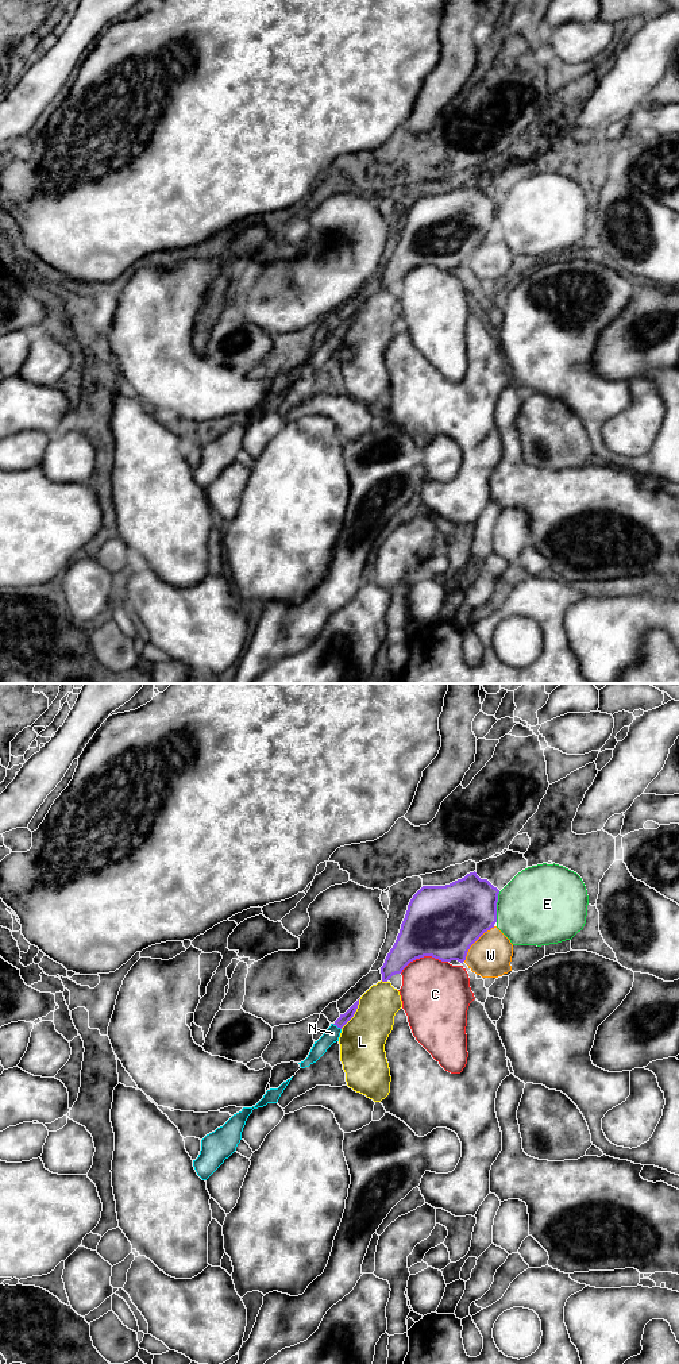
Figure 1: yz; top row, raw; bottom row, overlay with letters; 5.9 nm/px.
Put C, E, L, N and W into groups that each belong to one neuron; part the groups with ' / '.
C / E / L / N / W

